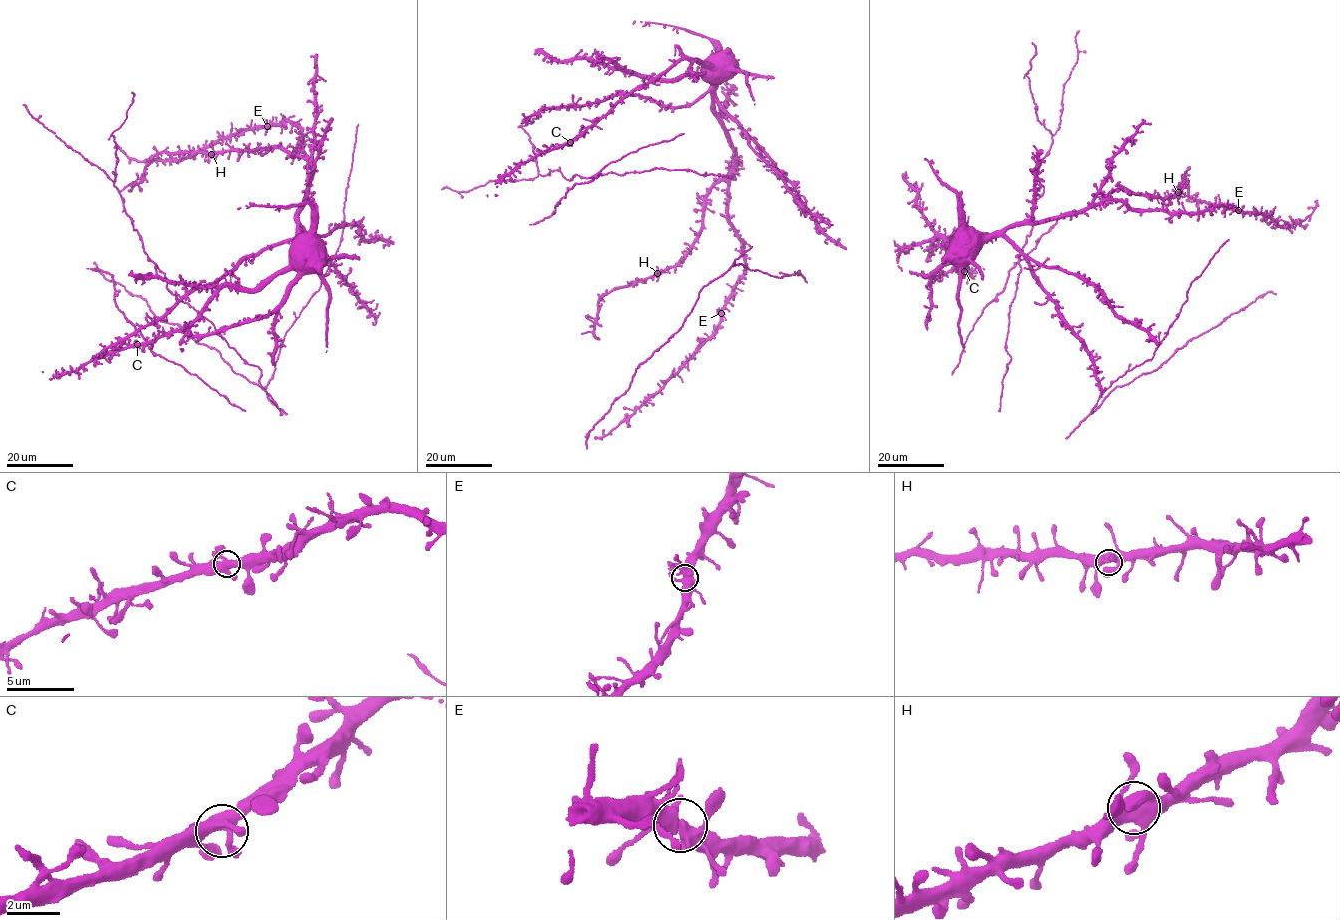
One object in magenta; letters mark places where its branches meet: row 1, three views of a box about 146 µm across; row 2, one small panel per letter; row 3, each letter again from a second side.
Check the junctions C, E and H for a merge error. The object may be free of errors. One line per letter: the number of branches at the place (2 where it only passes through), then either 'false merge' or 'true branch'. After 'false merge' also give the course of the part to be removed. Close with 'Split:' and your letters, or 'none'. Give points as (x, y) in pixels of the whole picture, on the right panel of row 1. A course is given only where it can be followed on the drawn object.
C: branches 5; true branch
E: branches 8; true branch
H: branches 7; true branch
Split: none

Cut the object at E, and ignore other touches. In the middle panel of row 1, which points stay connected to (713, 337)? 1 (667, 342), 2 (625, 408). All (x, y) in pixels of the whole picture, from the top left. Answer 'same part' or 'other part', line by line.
1: other part
2: same part

